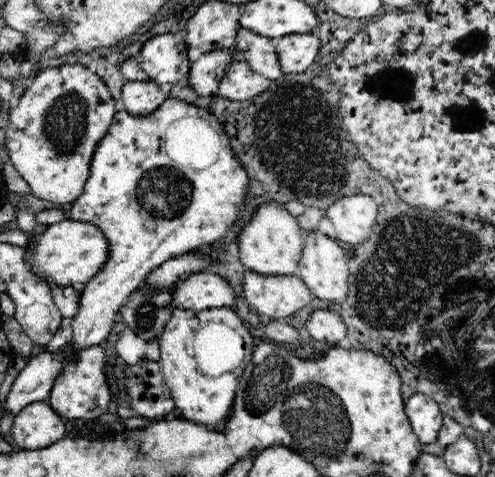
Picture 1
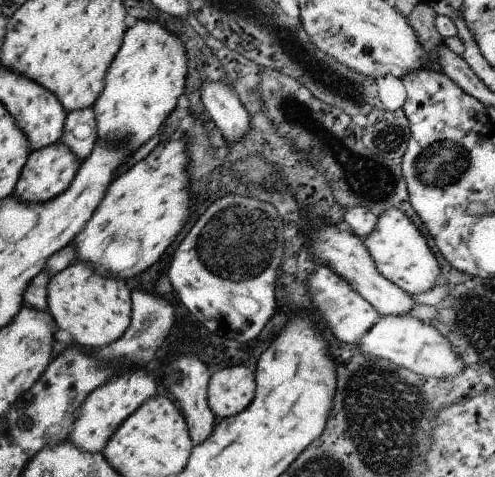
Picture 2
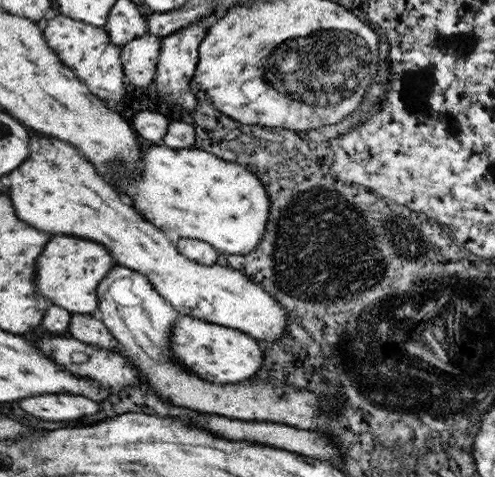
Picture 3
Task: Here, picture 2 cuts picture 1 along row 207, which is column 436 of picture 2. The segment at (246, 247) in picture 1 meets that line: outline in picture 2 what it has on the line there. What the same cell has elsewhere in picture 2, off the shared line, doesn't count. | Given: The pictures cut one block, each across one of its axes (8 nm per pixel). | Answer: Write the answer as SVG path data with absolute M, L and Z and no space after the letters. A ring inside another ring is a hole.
M387 208L375 218L375 226L371 228L371 234L365 234L363 246L371 254L371 260L375 262L377 272L389 282L401 288L407 294L421 294L437 284L439 276L439 264L435 262L433 254L429 252L425 238L419 234L419 230L411 224L411 218L397 210Z

